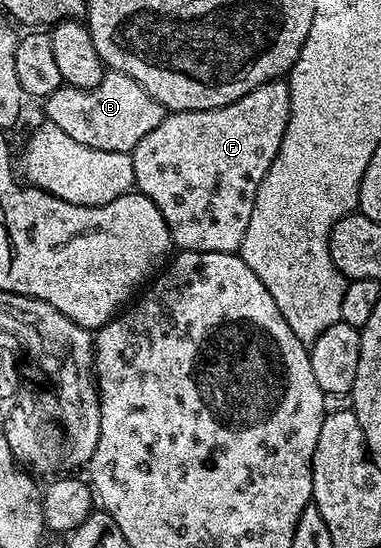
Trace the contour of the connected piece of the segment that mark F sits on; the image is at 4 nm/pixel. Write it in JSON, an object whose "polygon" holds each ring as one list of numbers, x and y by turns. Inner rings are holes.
{"polygon":[[281,78,266,82,221,108,165,115,163,122,138,142,130,154,135,187,162,210,162,218,166,218,170,238,177,249,239,253,246,226,250,226,250,214,254,214,258,186,262,186,262,178,266,178,266,170,270,170,270,162,274,162,278,146,282,146,282,134,286,134,289,118,290,90,287,79]]}

